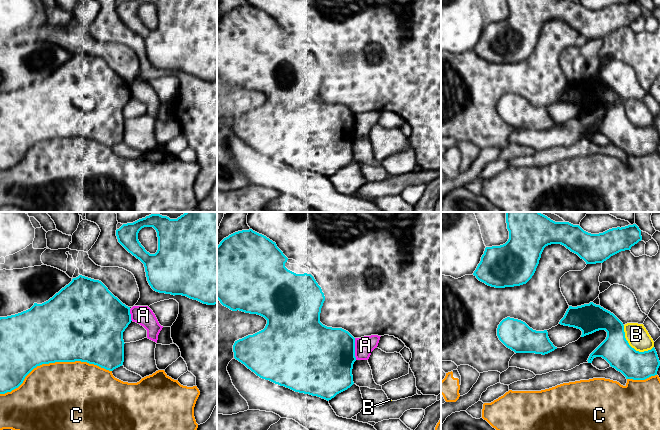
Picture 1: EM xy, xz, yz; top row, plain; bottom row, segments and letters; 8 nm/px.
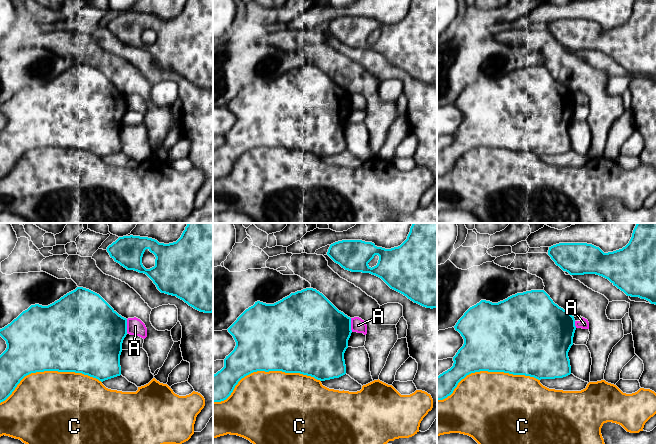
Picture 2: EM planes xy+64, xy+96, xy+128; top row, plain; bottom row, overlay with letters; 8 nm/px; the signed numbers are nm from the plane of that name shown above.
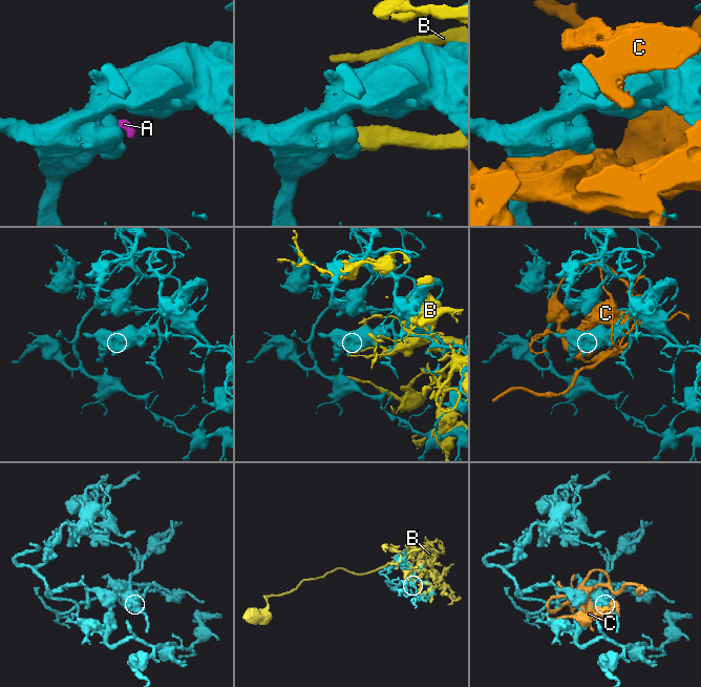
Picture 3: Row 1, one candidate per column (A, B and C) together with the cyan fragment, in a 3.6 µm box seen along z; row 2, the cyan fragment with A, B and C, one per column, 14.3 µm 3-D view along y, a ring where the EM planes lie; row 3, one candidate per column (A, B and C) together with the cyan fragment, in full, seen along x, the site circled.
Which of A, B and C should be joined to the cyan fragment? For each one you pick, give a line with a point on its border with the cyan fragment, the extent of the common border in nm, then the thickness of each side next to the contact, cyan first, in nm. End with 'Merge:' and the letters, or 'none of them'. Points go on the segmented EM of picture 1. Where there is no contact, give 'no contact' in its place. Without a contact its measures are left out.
Merge: none of them

